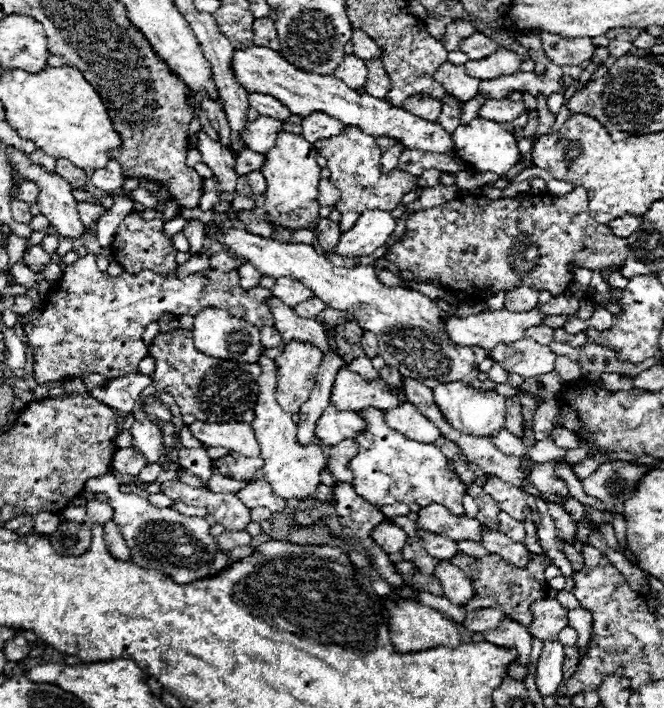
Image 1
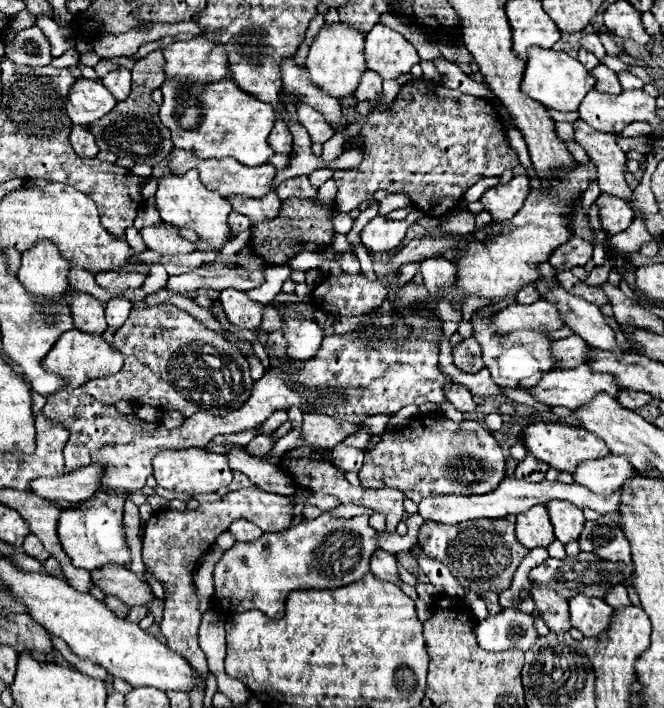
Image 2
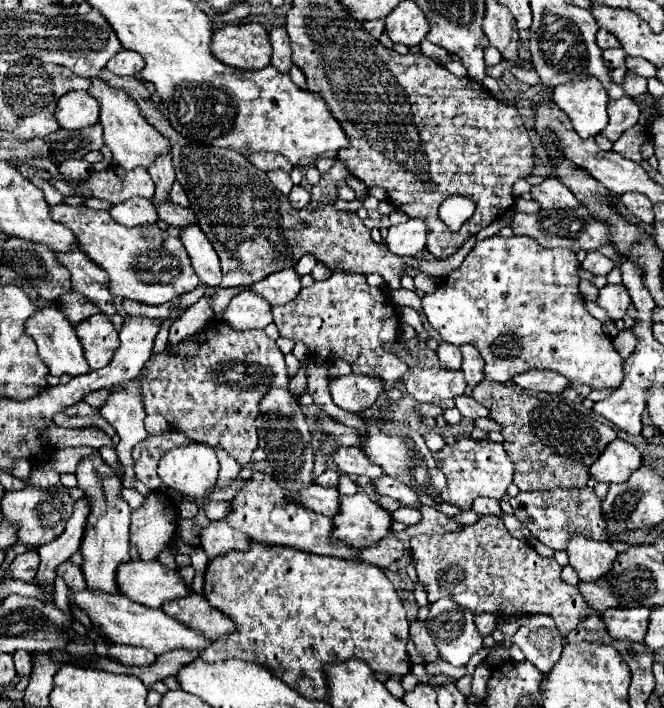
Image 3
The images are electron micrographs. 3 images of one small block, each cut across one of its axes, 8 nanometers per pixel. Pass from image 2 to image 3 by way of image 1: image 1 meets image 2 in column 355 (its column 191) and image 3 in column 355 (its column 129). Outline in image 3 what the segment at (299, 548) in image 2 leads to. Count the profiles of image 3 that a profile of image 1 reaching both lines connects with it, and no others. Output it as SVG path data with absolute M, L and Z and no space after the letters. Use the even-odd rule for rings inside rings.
M356 492L352 496L340 496L340 514L334 516L336 532L332 532L332 540L348 540L348 544L356 548L368 548L390 532L390 514L378 506L366 492Z

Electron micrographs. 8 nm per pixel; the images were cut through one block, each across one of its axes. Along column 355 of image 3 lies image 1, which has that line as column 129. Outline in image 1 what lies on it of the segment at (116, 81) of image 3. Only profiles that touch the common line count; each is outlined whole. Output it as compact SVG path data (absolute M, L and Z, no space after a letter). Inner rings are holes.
M128 214L118 226L112 240L112 256L114 260L130 274L138 274L142 270L152 270L156 274L172 274L176 270L176 248L172 244L172 236L164 234L164 220L144 220L138 214Z

